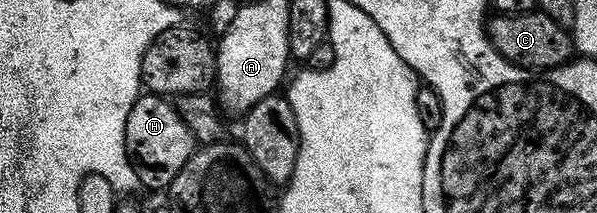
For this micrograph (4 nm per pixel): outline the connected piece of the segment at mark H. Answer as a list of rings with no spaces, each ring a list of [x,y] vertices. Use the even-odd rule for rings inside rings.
[[[145,92],[136,98],[136,101],[130,107],[130,115],[126,115],[126,151],[128,160],[132,162],[136,172],[136,181],[144,184],[148,189],[167,190],[168,185],[182,171],[182,167],[192,158],[198,142],[192,136],[190,127],[182,121],[182,115],[178,115],[175,104],[167,96],[157,95],[155,93]]]

